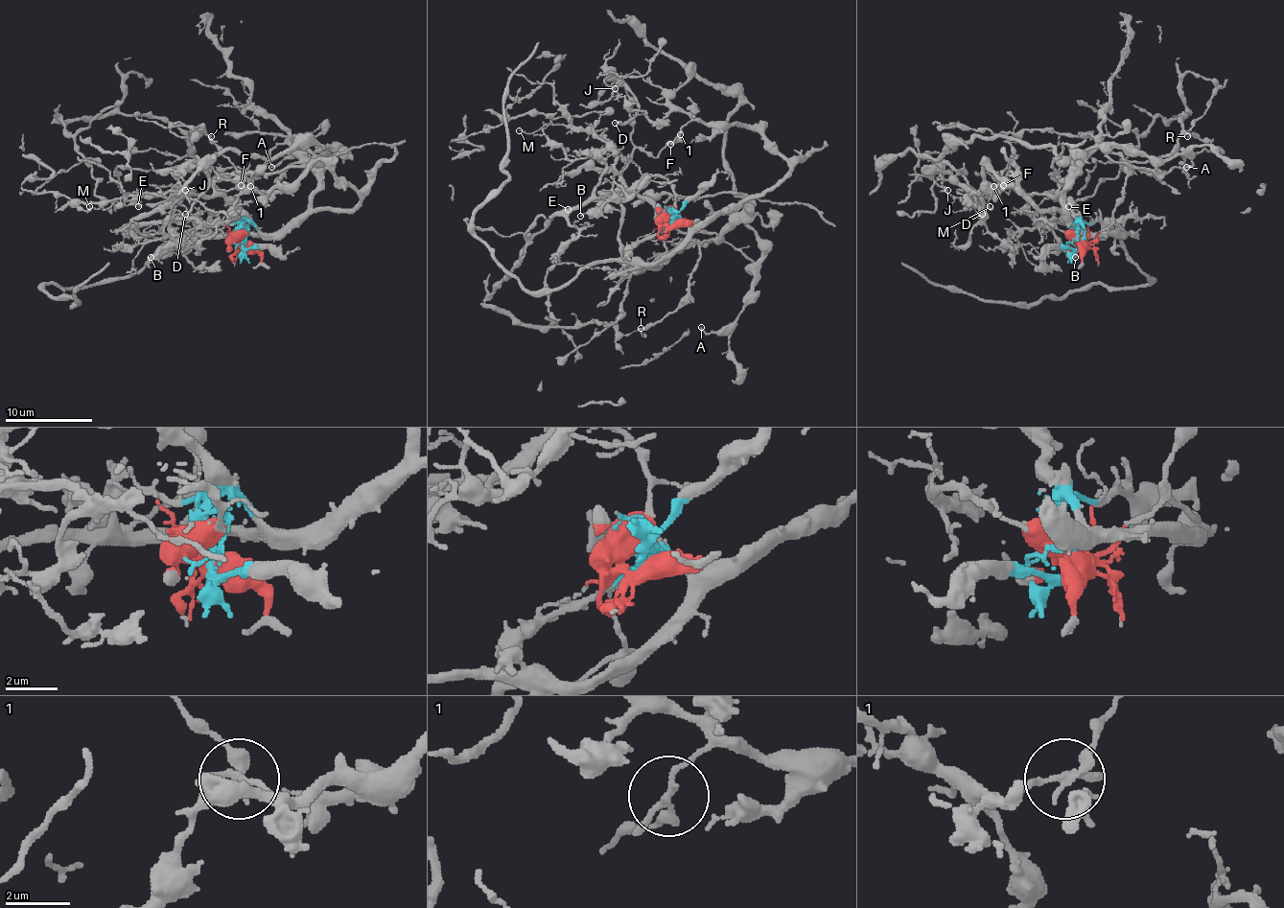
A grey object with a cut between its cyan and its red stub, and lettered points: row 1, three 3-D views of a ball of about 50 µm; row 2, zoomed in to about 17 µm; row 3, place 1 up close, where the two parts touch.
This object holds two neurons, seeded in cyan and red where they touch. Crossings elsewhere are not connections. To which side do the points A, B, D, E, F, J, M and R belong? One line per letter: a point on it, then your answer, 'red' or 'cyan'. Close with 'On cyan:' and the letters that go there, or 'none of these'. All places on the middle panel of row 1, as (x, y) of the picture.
A: (701, 327) | cyan
B: (580, 216) | red
D: (615, 123) | cyan
E: (568, 209) | cyan
F: (670, 144) | cyan
J: (615, 88) | cyan
M: (519, 130) | cyan
R: (641, 328) | red
On cyan: A, D, E, F, J, M

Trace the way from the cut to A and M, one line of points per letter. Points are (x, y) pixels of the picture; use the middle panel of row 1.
A: (672, 221), (710, 223), (740, 206), (756, 232), (761, 266), (751, 300), (725, 327), (707, 334), (700, 327)
M: (672, 221), (615, 169), (606, 140), (565, 125), (519, 129)

